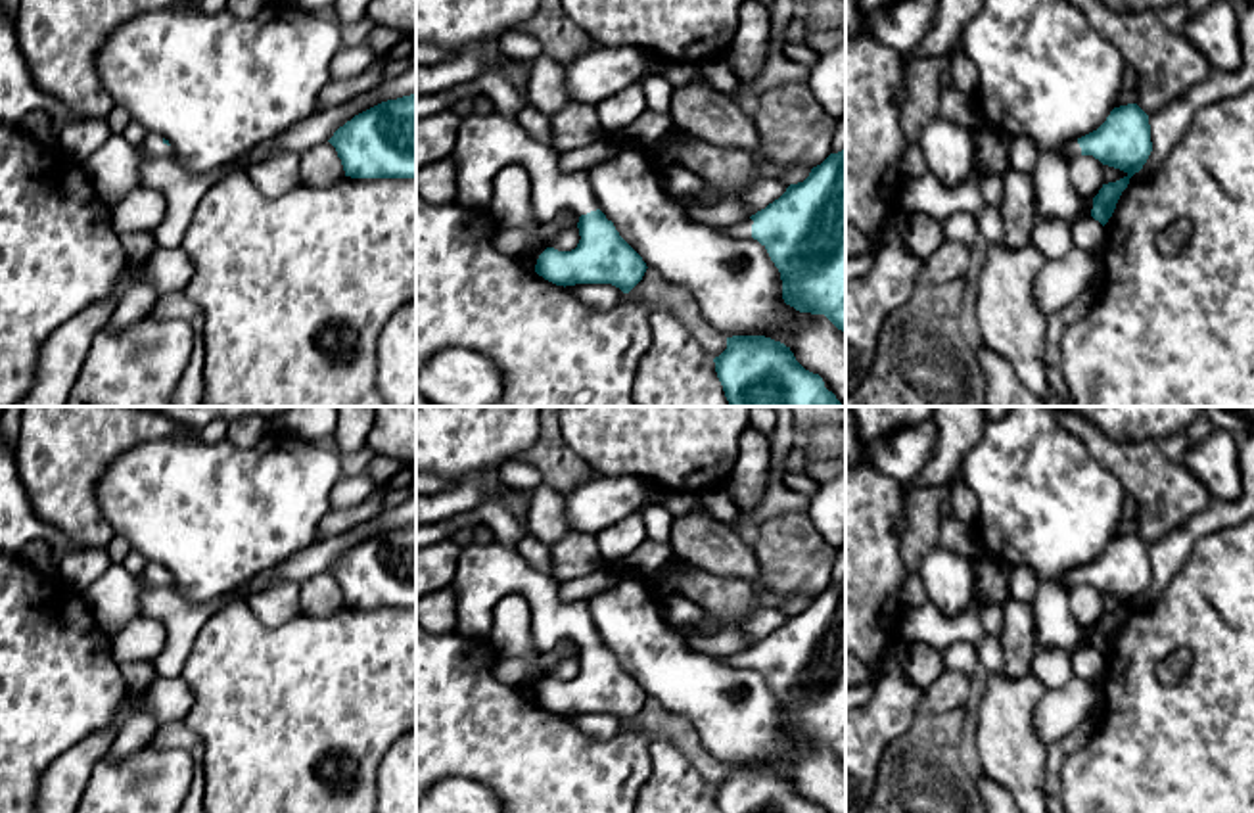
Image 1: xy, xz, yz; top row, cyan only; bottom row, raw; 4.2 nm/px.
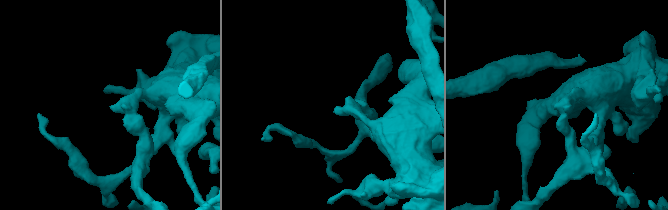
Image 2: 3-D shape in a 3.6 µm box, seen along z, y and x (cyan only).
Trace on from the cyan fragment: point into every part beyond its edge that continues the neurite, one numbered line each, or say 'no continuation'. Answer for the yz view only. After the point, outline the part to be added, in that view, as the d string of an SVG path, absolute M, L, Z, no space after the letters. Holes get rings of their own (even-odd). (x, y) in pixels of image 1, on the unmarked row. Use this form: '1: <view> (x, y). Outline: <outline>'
1: yz (1068, 580). Outline: M1076 569L1064 571L1058 581L1062 583L1064 589L1072 591L1074 587L1081 585L1081 577Z

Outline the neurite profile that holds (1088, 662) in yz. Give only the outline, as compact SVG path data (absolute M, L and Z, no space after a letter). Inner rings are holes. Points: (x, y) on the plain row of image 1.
M1081 646L1070 652L1070 658L1072 658L1072 667L1074 667L1076 677L1081 677L1091 683L1097 683L1103 679L1106 660L1093 646Z

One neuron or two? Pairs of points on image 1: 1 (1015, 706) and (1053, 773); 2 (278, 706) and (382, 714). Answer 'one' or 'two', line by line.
1: two
2: one

